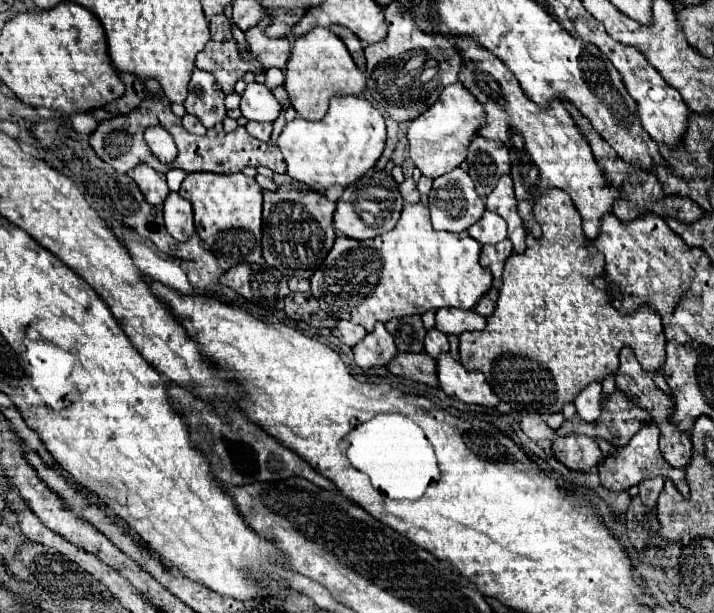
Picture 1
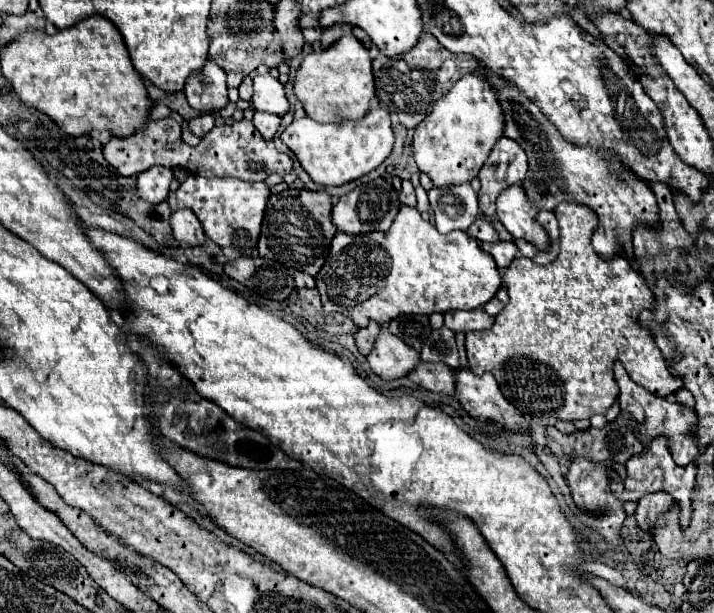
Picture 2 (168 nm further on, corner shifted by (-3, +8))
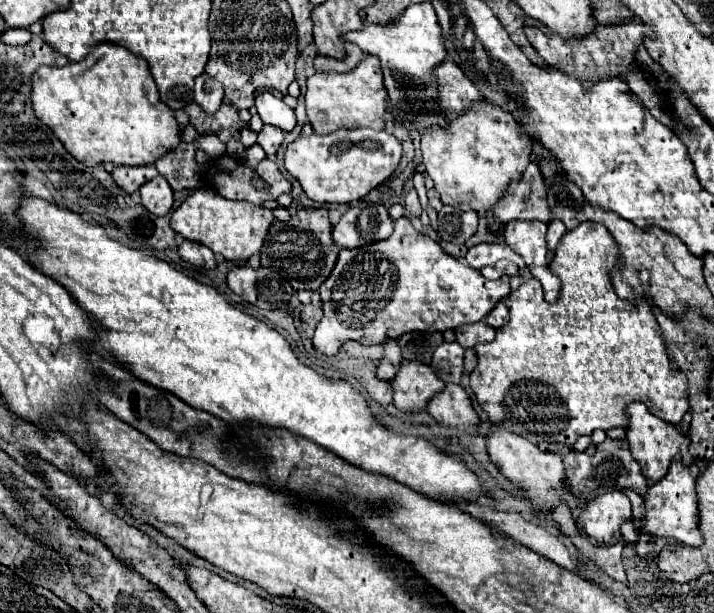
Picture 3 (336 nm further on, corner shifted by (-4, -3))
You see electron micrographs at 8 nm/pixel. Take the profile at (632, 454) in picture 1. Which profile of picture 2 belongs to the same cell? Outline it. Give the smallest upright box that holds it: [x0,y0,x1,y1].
[614,435,696,527]

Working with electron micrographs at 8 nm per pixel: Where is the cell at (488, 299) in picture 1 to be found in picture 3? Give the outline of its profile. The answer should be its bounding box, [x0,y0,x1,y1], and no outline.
[485,302,507,328]

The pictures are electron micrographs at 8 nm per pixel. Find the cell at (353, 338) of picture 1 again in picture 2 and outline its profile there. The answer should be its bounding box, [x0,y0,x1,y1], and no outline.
[354,321,380,355]

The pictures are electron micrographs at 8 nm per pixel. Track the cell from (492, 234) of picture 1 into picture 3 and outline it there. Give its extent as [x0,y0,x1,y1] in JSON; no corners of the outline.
[465,242,526,276]

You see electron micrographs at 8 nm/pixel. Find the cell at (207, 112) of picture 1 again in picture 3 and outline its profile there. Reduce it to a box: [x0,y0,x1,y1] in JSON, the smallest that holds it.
[195,74,223,114]

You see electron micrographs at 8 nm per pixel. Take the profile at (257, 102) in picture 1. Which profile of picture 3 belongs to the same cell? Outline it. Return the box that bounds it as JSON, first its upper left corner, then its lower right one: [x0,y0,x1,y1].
[255,92,297,132]

